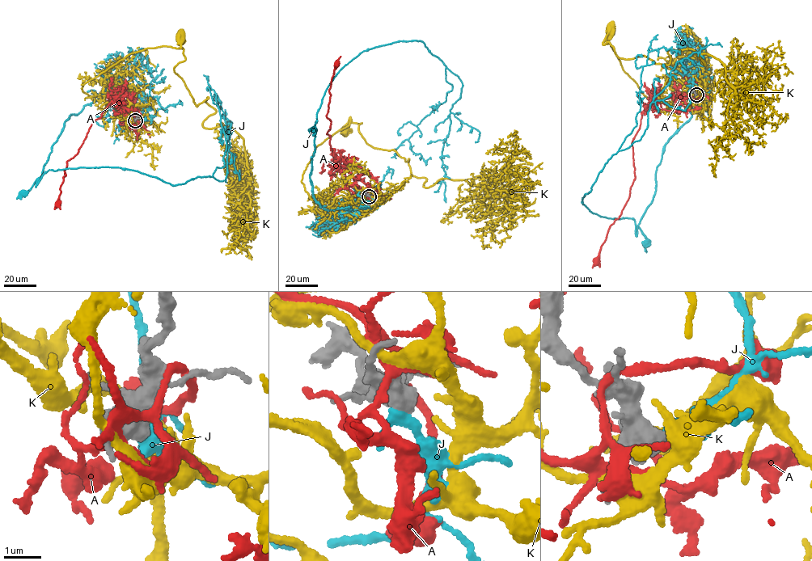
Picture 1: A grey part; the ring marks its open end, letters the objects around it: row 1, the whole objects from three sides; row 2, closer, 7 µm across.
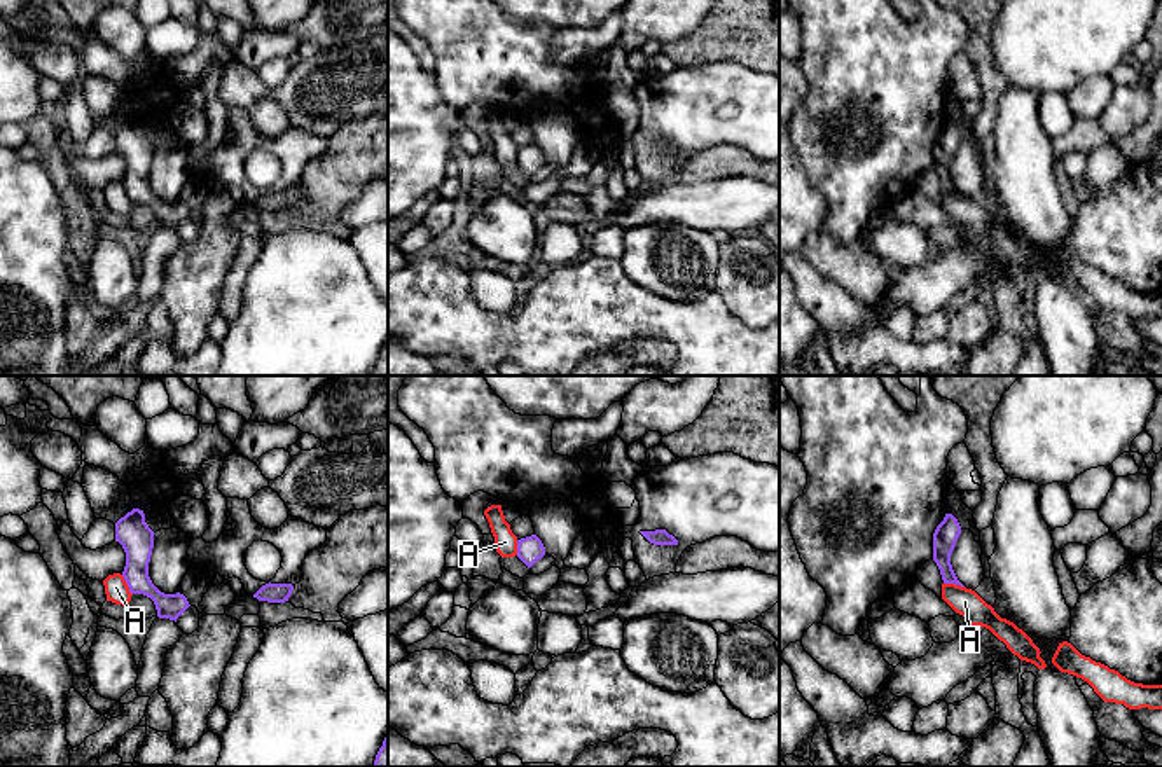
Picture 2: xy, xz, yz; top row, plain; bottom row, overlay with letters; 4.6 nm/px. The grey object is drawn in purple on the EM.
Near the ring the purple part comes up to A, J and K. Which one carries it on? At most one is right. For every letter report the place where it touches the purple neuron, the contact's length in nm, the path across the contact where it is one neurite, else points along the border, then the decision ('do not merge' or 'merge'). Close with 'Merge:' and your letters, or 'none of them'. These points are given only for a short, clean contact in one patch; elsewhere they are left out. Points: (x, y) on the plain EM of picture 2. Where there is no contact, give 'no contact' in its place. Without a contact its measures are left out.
A: meets purple in yz at (954, 191); contact 100 nm long; border along yz (944, 191), (954, 191), (963, 196); do not merge
J: no contact; merge
K: no contact; do not merge
Merge: J

